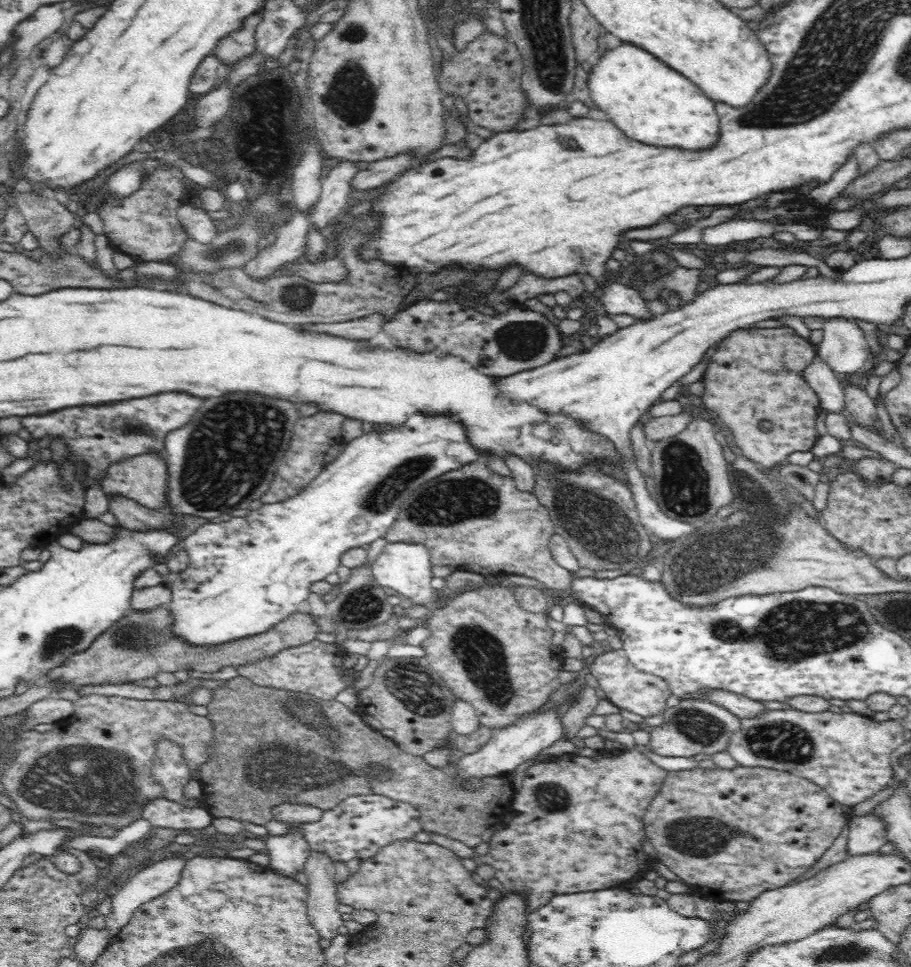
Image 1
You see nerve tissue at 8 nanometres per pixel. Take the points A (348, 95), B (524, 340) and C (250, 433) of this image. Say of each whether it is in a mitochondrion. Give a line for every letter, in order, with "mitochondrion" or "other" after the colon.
A: mitochondrion
B: mitochondrion
C: mitochondrion

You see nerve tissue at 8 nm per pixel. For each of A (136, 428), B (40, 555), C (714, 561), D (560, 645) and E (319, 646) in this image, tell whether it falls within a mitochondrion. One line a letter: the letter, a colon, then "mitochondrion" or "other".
A: mitochondrion
B: other
C: mitochondrion
D: other
E: other

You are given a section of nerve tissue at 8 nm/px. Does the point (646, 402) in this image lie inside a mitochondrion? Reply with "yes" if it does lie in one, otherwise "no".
no

